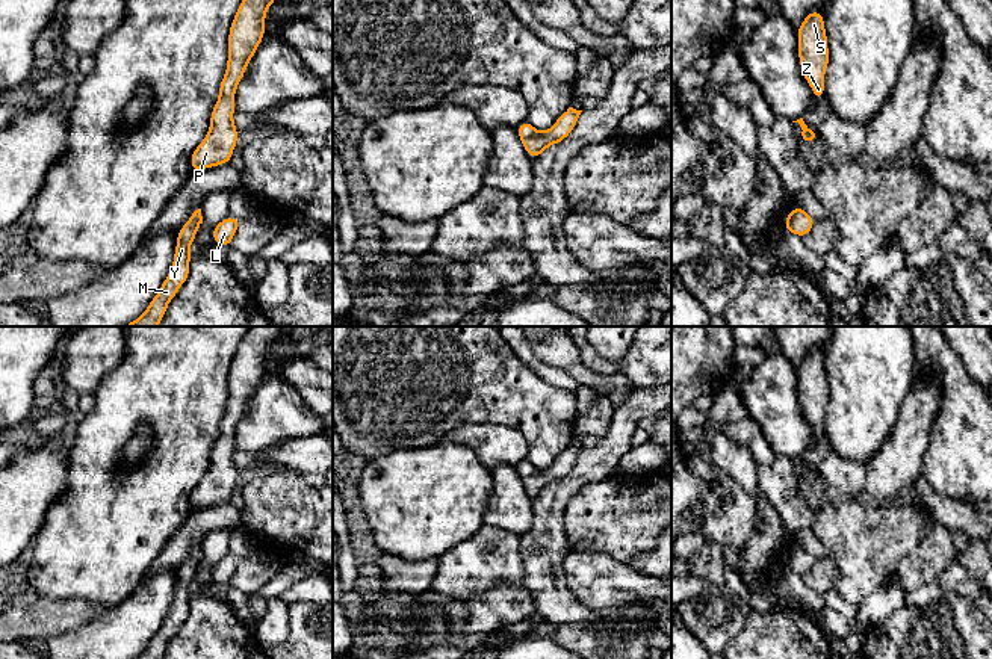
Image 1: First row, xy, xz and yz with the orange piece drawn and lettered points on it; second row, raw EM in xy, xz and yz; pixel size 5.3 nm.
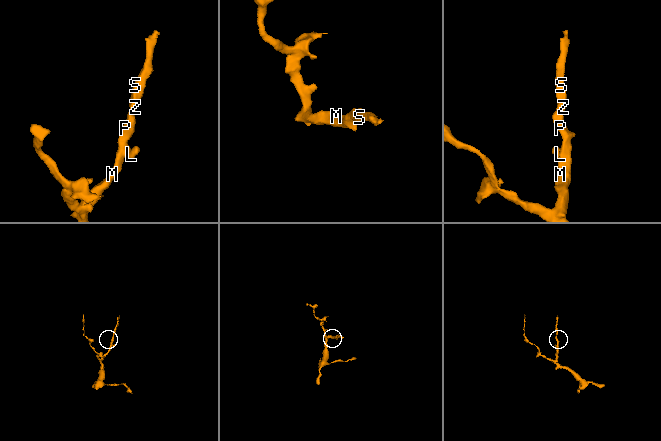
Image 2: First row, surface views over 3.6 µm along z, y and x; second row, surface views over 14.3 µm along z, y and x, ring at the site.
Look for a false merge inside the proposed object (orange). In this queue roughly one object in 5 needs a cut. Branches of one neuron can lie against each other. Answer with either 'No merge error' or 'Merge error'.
No merge error

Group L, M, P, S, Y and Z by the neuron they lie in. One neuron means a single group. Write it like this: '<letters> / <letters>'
L M P S Y Z

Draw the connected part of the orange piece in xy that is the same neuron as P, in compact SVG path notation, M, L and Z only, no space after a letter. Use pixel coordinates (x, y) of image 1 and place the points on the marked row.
M242 0L237 8L228 32L227 70L210 115L210 128L191 156L191 171L231 162L239 133L233 122L236 88L265 36L265 17L272 2Z

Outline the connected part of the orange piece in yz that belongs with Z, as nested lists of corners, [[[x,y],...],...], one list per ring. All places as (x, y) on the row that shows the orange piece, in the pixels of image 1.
[[[820,11],[808,14],[797,30],[798,60],[804,80],[814,91],[815,100],[824,98],[824,74],[830,56],[827,48],[827,33],[824,30],[824,17]]]

